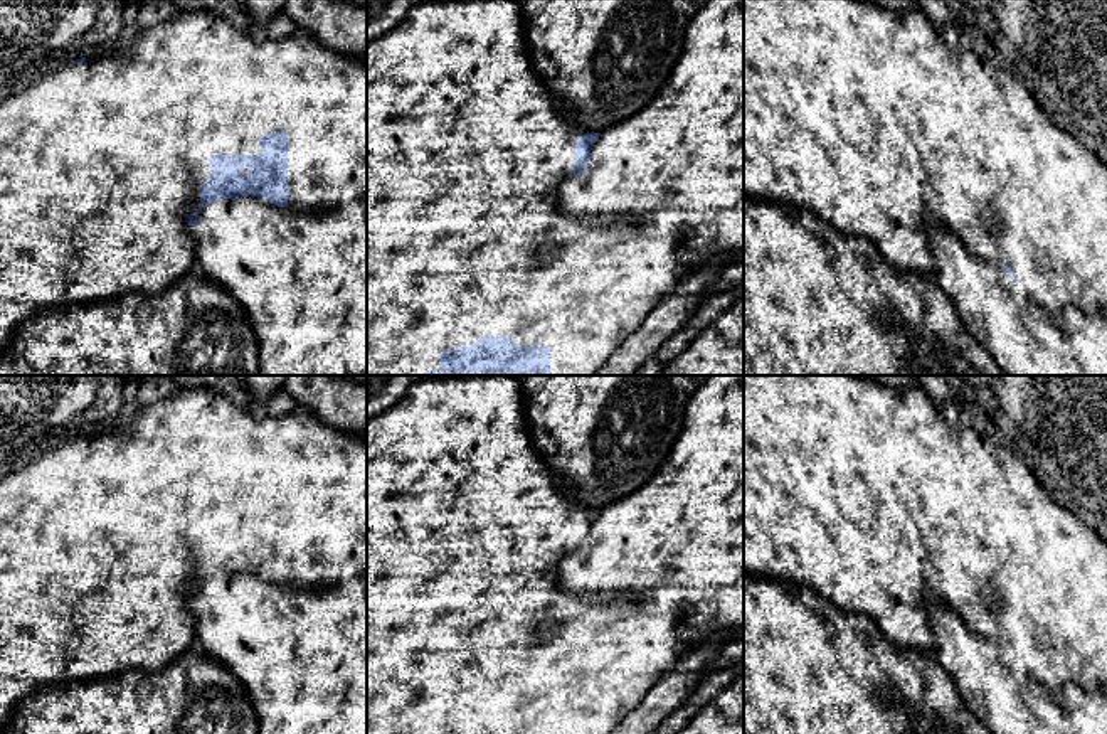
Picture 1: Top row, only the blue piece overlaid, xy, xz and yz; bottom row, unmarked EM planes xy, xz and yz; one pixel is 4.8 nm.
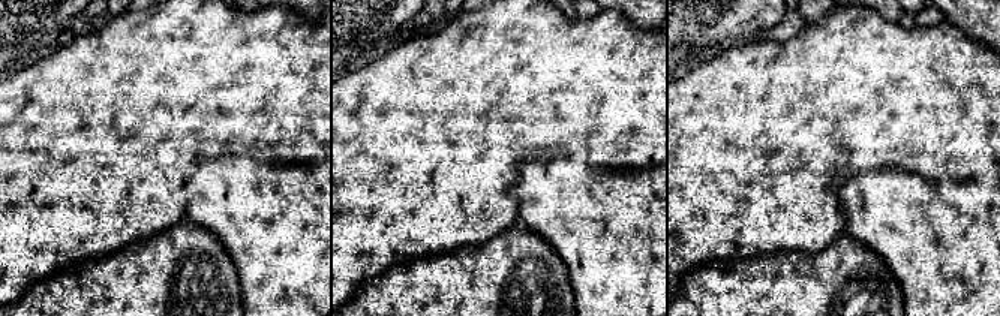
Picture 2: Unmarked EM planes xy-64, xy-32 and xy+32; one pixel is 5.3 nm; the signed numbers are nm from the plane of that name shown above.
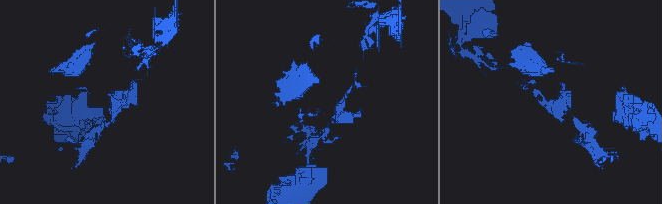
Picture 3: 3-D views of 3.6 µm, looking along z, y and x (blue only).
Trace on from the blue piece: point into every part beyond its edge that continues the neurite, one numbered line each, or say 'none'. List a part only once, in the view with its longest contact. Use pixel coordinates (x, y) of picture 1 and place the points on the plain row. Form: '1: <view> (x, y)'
1: xy (101, 541)

